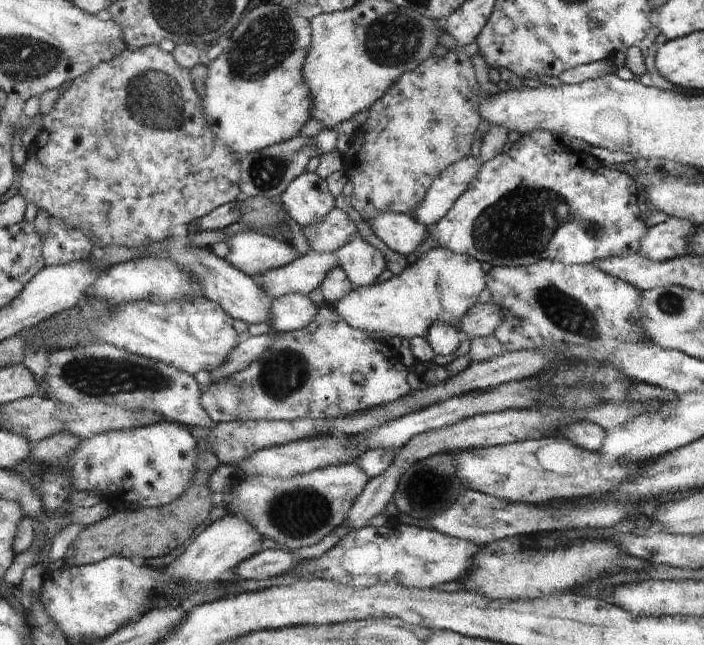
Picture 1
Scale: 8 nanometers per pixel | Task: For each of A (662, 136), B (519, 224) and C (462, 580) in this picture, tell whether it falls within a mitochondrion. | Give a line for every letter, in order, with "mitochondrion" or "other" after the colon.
A: other
B: mitochondrion
C: other

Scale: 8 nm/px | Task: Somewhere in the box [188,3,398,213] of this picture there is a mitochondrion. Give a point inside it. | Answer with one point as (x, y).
(268, 42)

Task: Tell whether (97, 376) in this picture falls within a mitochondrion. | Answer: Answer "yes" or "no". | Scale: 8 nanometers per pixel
yes

